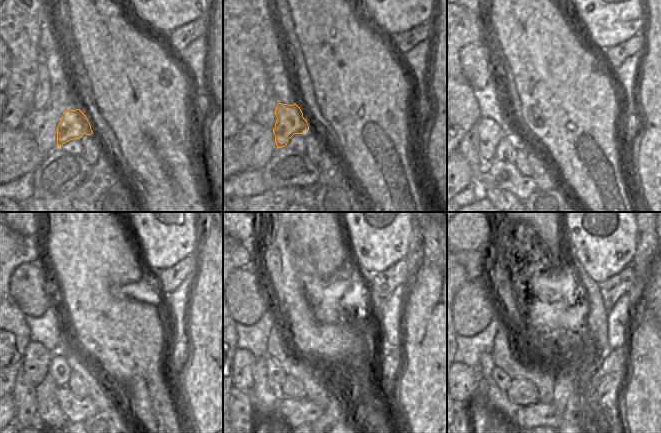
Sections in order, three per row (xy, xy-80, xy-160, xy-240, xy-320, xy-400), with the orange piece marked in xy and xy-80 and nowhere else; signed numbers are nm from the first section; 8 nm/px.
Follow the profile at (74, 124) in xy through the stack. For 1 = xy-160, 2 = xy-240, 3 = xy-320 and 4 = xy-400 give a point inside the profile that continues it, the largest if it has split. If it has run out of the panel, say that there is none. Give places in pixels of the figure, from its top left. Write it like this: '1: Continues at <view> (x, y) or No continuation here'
1: Continues at xy-160 (489, 132)
2: Continues at xy-240 (36, 357)
3: Continues at xy-320 (244, 361)
4: Continues at xy-400 (467, 378)

